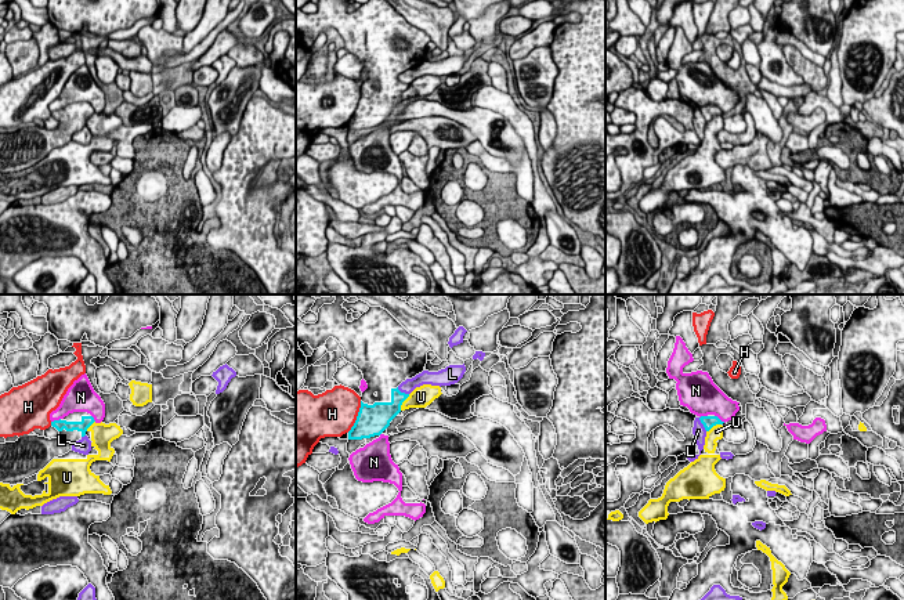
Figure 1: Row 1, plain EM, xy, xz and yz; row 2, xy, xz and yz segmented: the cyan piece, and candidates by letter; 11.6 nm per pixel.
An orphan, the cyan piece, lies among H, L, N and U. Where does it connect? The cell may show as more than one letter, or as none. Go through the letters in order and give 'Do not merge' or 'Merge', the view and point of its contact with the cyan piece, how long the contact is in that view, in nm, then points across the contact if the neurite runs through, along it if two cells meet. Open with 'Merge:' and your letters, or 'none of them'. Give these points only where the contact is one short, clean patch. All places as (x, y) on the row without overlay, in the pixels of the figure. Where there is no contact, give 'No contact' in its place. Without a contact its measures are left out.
Merge: none of them
H: Do not merge. Touches cyan at xz (357, 107). Shared border 400 nm. Boundary: xz (361, 91), (357, 109), (347, 122)
L: Do not merge. Touches cyan at yz (702, 114). Shared border 190 nm. Boundary: yz (698, 108), (707, 120)
N: Do not merge. Touches cyan at yz (719, 109). Shared border 150 nm
U: Do not merge. Touches cyan at xz (402, 91). Shared border 220 nm. Boundary: xz (409, 85), (400, 100)

